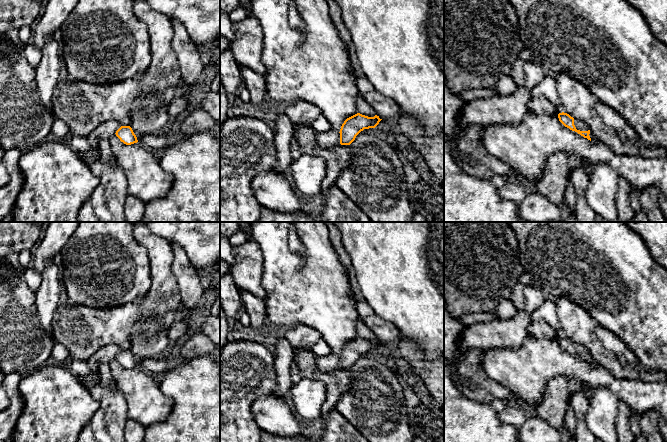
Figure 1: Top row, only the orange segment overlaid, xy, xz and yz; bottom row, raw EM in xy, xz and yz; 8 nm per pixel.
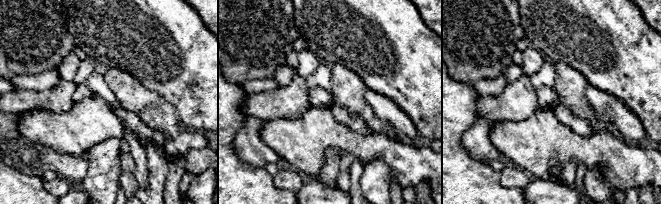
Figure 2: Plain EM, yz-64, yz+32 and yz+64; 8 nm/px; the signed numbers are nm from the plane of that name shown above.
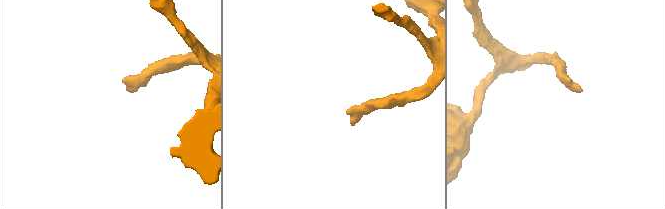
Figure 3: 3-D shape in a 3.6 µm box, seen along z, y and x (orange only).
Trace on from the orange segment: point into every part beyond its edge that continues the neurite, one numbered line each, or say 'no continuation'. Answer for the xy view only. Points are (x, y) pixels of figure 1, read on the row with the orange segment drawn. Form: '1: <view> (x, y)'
1: xy (106, 130)

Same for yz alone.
1: yz (581, 126)

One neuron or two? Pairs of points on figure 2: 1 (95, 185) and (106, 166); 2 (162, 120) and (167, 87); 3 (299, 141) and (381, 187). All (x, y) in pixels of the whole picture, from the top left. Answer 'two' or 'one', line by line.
1: one
2: two
3: two

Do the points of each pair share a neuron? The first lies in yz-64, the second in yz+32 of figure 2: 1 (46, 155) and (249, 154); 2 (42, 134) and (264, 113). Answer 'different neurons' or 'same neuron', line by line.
1: same neuron
2: different neurons

